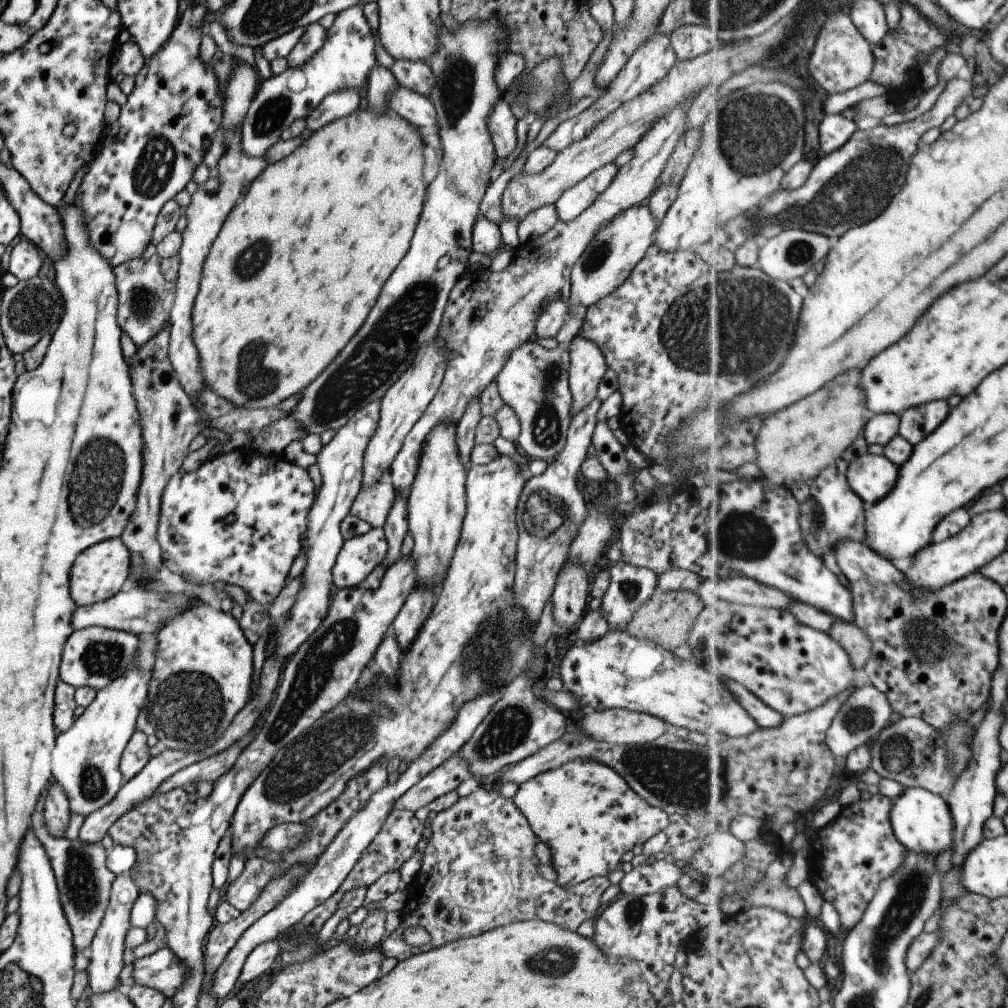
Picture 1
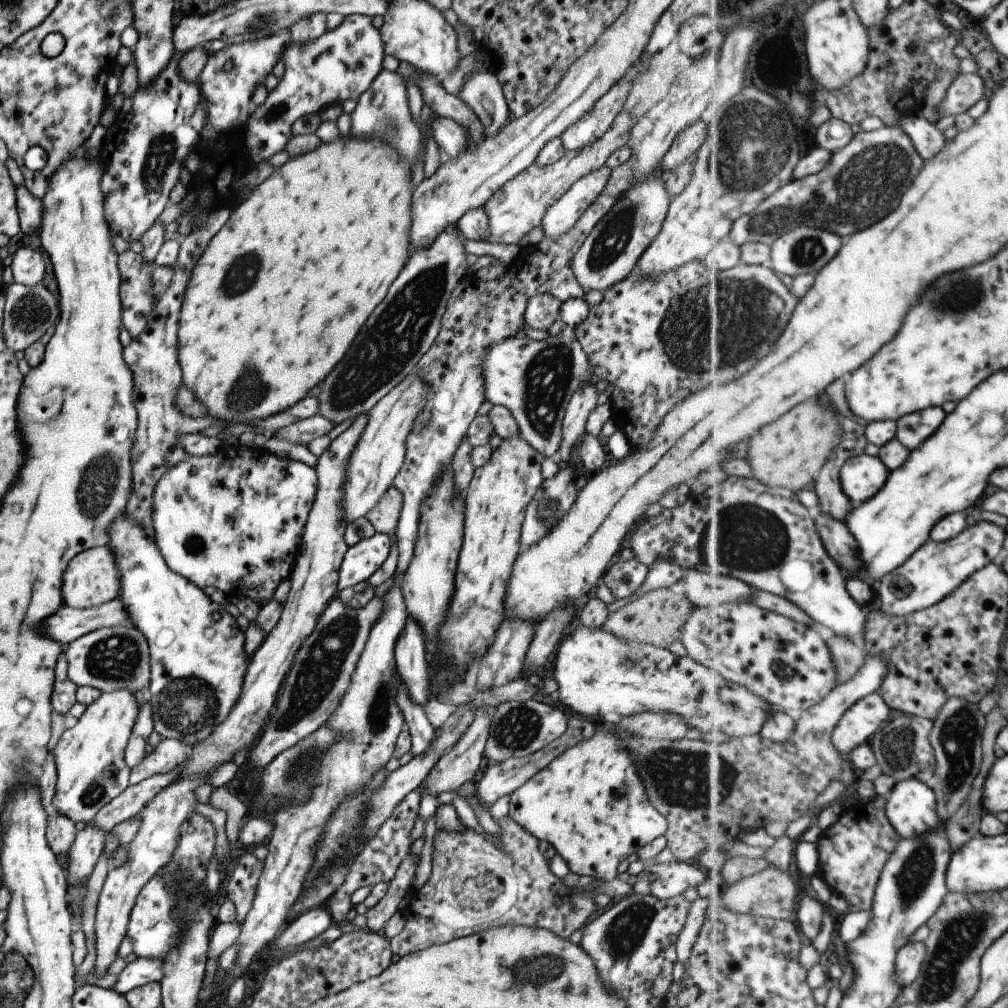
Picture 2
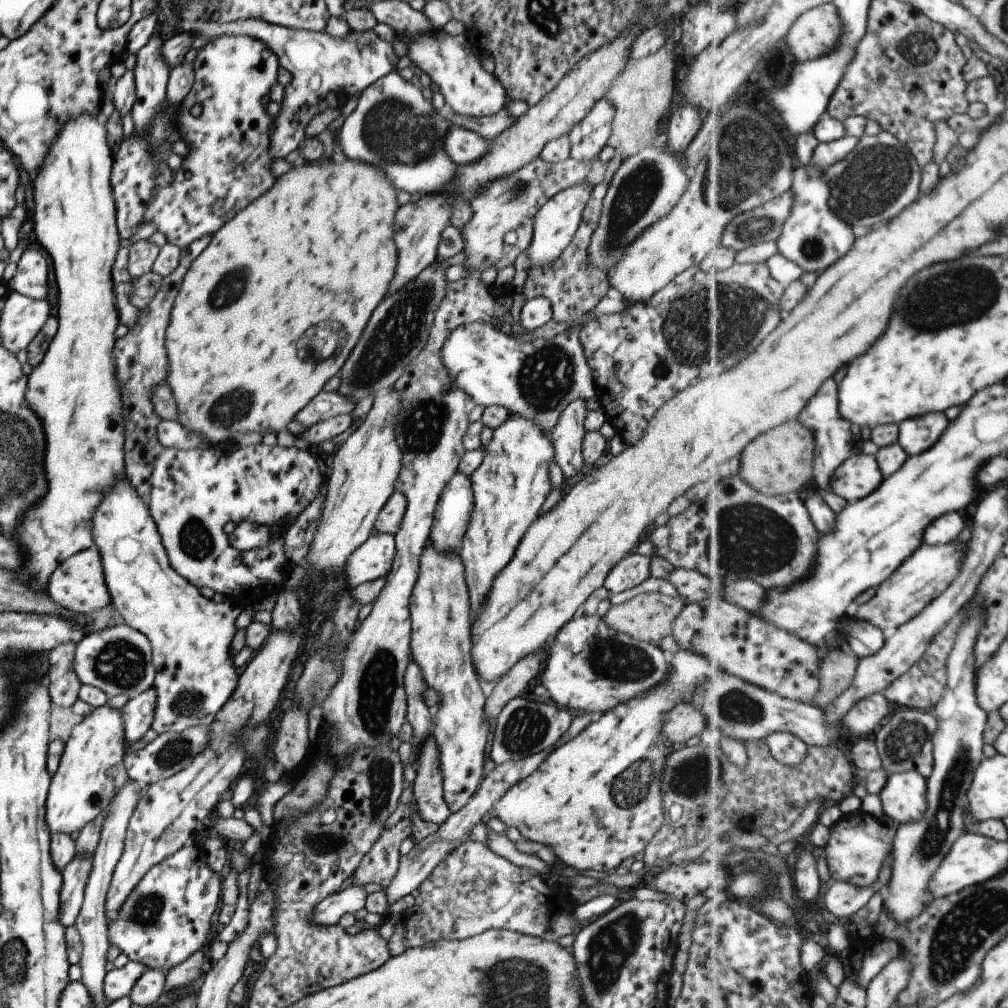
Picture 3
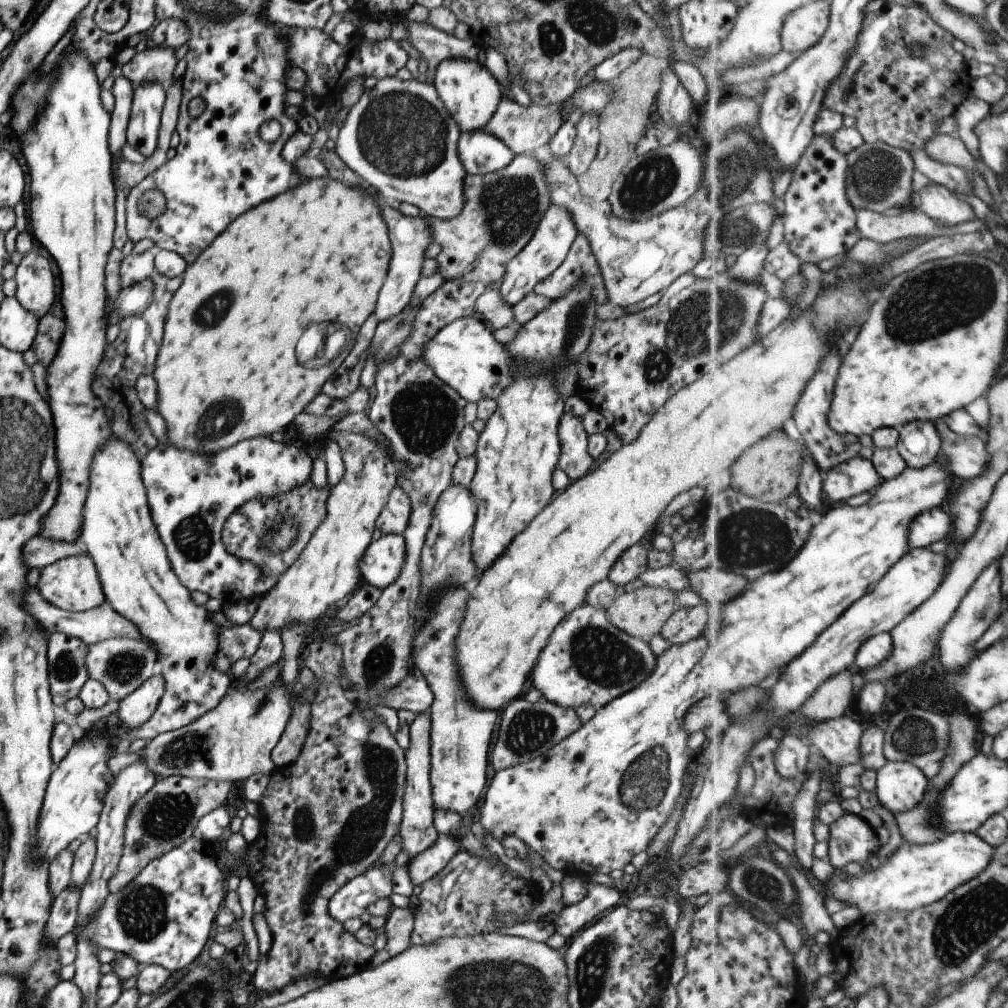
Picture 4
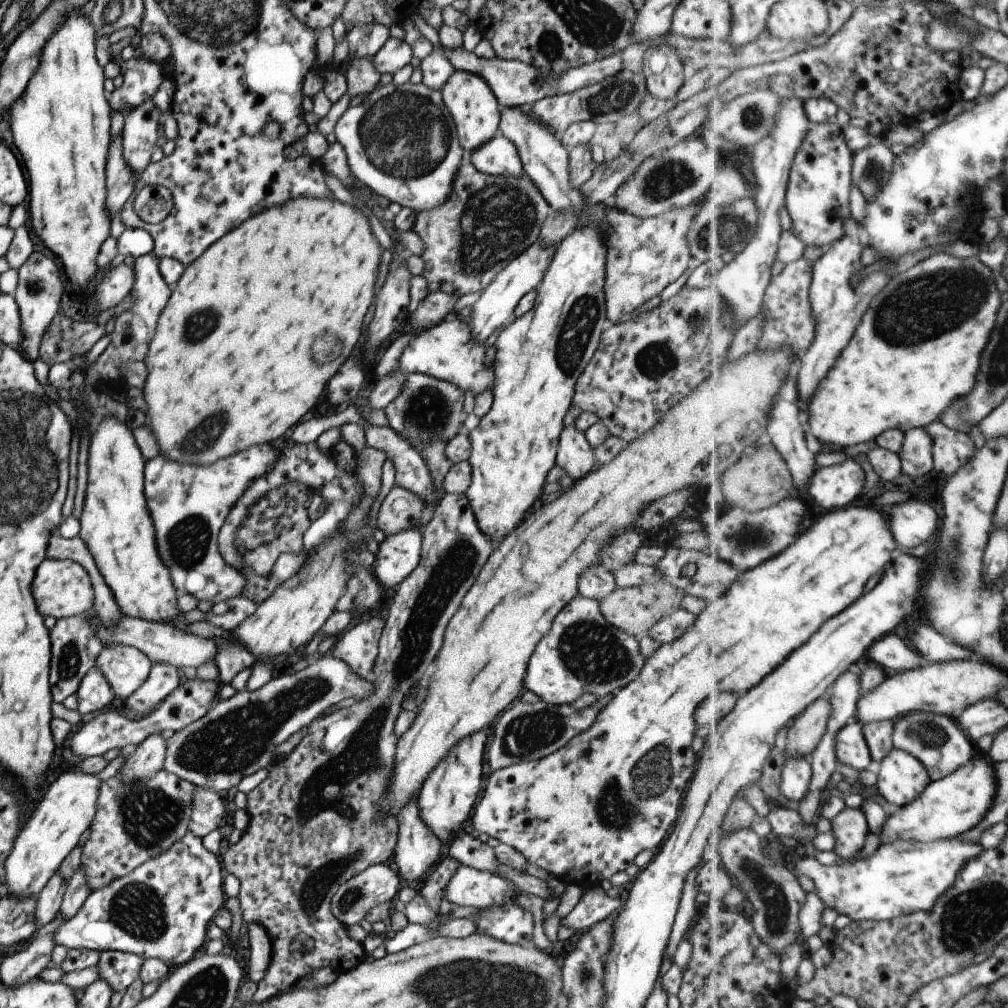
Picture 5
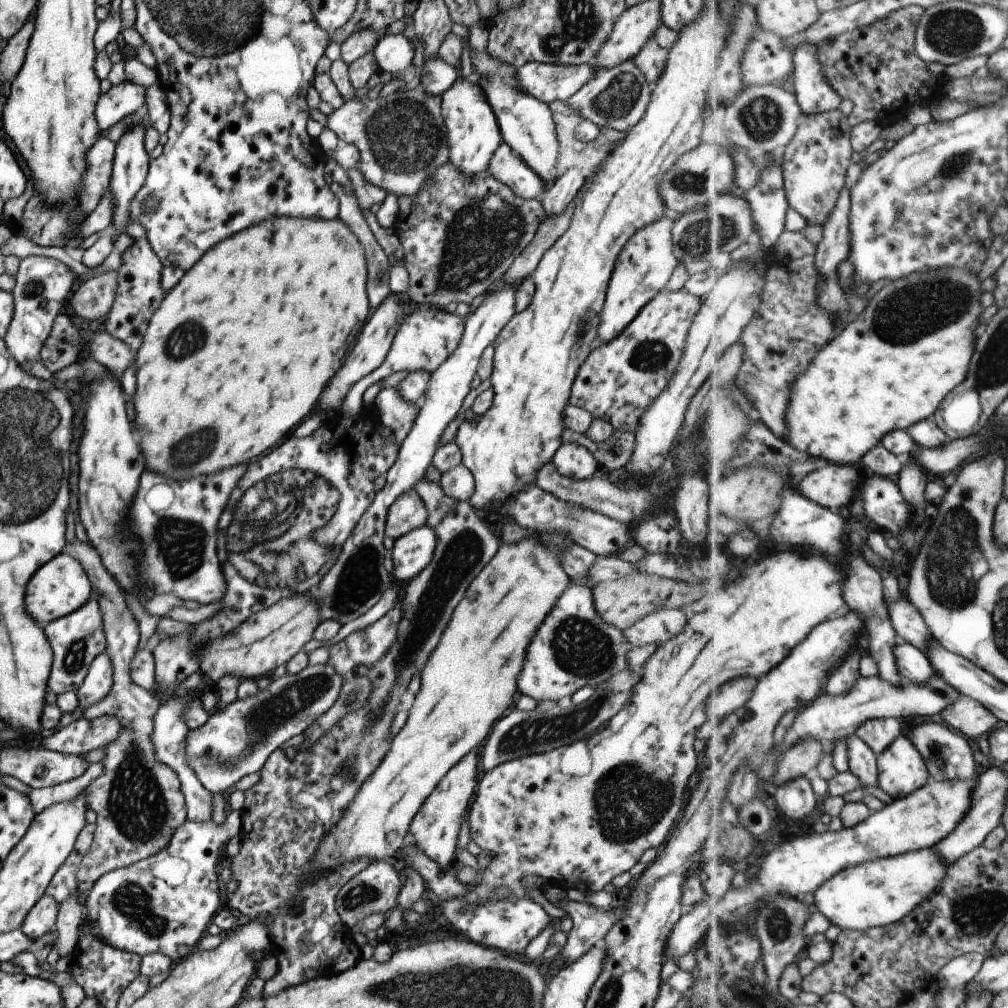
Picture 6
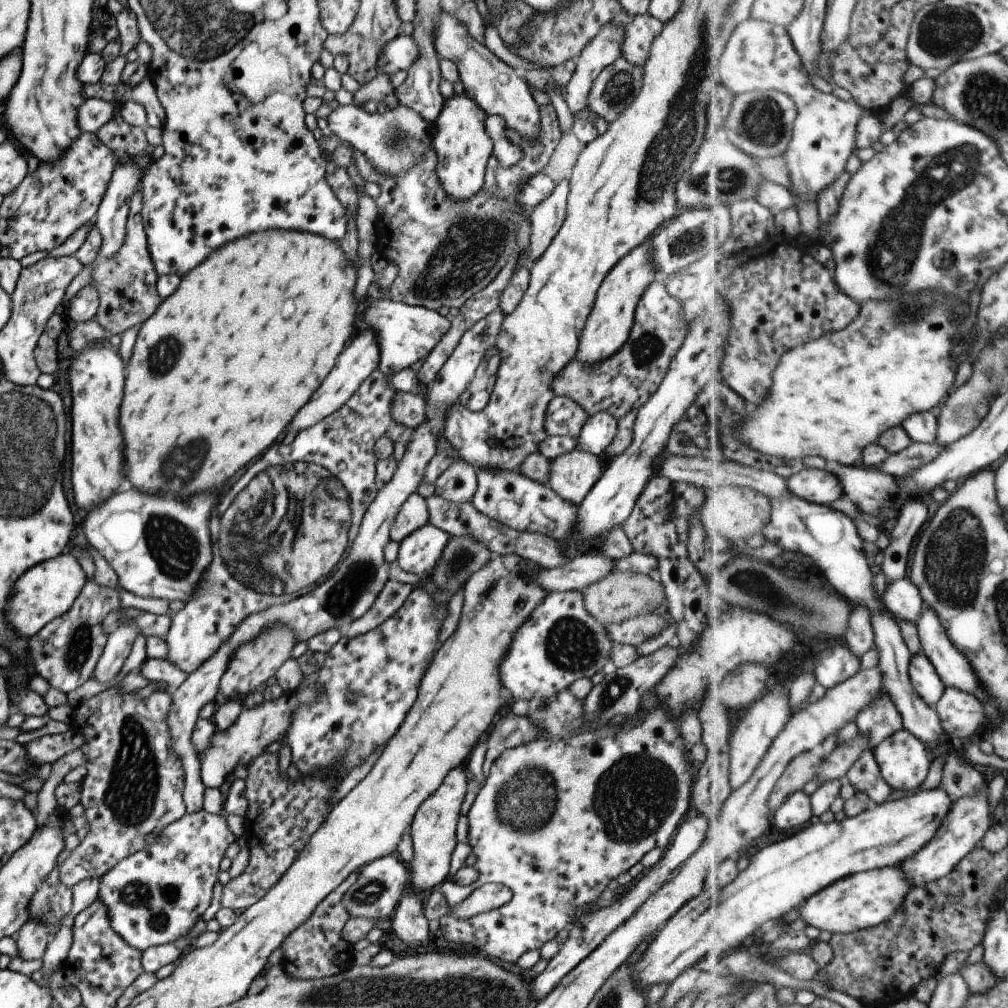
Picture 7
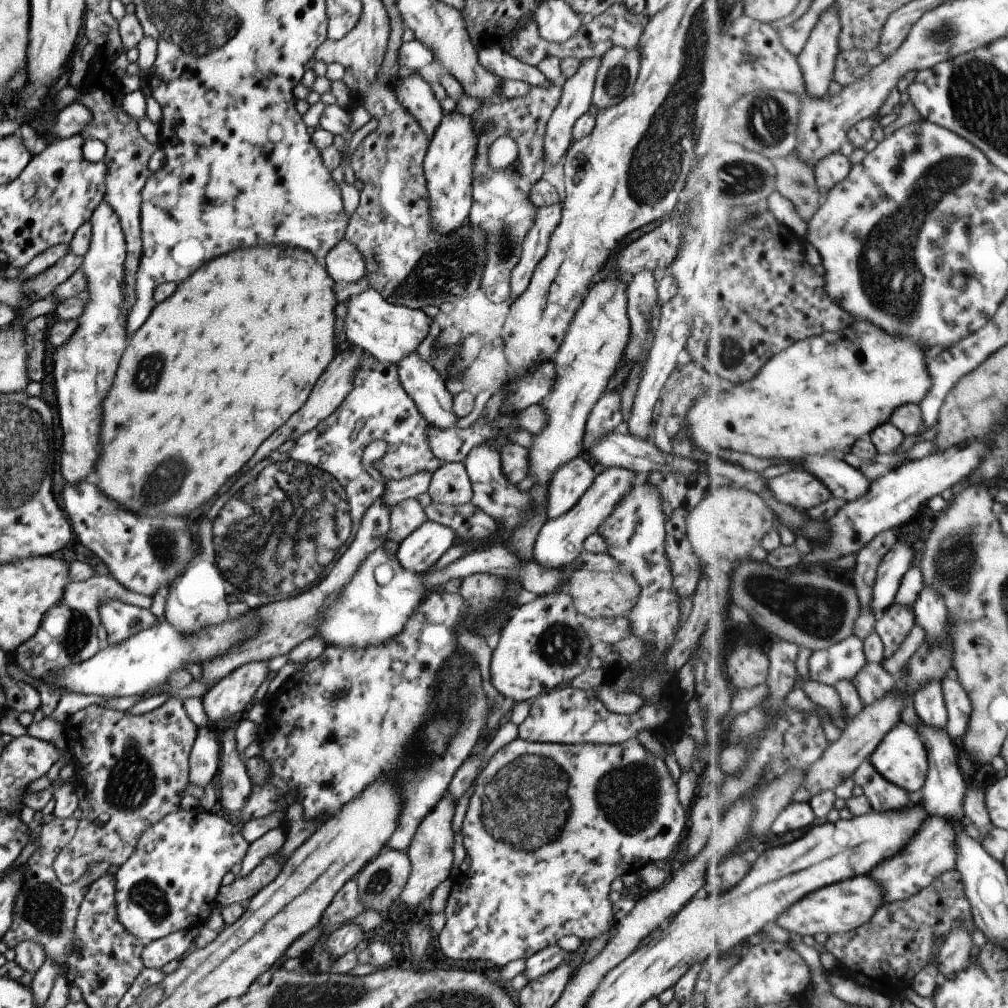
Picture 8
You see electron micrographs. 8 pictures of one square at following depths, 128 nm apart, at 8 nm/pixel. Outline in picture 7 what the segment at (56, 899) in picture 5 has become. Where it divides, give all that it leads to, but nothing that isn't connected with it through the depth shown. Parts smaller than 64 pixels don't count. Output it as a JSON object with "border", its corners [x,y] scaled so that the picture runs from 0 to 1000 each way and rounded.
{"border":[[[39,913],[25,915],[19,924],[14,928],[14,934],[17,937],[19,949],[23,952],[34,952],[42,950],[47,934],[48,919],[41,917]]]}

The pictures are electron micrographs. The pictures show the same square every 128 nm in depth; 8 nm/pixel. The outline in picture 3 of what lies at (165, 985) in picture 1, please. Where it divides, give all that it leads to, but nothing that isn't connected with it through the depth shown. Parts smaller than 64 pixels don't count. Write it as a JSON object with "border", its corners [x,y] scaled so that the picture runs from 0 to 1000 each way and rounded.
{"border":[[[128,953],[122,960],[116,960],[106,964],[102,972],[102,987],[106,995],[127,989],[134,974],[147,961],[139,955]]]}

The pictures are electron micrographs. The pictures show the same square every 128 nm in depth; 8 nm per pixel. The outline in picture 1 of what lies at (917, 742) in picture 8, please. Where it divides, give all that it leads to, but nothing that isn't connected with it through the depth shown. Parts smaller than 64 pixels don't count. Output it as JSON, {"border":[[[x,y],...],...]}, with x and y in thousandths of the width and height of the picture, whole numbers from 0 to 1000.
{"border":[[[901,781],[887,796],[885,818],[890,831],[902,845],[929,850],[946,839],[948,815],[938,791],[926,788],[917,782]]]}

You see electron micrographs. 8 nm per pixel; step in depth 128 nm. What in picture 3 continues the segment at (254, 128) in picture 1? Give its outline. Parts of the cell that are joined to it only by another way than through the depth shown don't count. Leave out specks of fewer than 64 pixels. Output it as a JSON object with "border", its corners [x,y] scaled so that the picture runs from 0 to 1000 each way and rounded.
{"border":[[[164,6],[162,12],[164,24],[177,31],[186,31],[194,37],[213,36],[249,36],[257,38],[276,59],[277,66],[289,73],[287,83],[283,85],[281,97],[277,101],[277,113],[271,117],[267,127],[267,155],[271,158],[283,158],[285,153],[294,150],[301,141],[303,123],[311,113],[325,106],[340,106],[339,102],[346,95],[355,96],[358,91],[376,77],[393,69],[396,52],[390,44],[375,38],[369,30],[360,32],[347,31],[338,38],[330,38],[321,31],[305,31],[266,24],[247,18],[224,23],[195,20],[187,25],[175,16],[173,11]]]}

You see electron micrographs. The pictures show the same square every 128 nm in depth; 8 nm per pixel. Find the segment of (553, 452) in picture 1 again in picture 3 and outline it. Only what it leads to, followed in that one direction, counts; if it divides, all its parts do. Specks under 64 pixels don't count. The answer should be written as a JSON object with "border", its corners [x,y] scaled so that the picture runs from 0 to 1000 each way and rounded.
{"border":[[[576,319],[549,335],[517,339],[485,321],[459,321],[441,335],[438,363],[469,401],[497,403],[504,411],[527,415],[544,431],[566,399],[590,394],[590,383],[572,335],[575,326]]]}

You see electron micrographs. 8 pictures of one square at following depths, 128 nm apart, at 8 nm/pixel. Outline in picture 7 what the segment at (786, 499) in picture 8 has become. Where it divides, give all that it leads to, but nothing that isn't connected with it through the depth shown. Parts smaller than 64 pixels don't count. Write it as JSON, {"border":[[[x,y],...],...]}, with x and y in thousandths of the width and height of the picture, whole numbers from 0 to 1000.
{"border":[[[799,465],[781,474],[781,482],[791,493],[807,500],[824,502],[836,492],[836,480],[822,465]]]}

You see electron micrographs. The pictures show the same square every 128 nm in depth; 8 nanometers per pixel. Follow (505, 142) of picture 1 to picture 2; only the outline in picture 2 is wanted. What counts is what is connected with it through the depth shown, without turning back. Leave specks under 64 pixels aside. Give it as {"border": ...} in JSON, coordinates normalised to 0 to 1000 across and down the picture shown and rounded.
{"border":[[[473,69],[461,76],[451,95],[473,115],[482,136],[493,133],[505,118],[496,84],[485,70]]]}

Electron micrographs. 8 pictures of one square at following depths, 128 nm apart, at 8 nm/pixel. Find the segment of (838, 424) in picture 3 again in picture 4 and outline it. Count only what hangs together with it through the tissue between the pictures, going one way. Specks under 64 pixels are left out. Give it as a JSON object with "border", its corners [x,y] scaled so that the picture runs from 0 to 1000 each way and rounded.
{"border":[[[828,351],[826,355],[822,355],[822,359],[818,359],[818,363],[814,363],[814,371],[811,371],[811,375],[807,375],[807,379],[803,379],[803,383],[799,385],[799,395],[795,395],[795,399],[791,401],[791,411],[789,411],[791,425],[797,429],[797,435],[799,435],[797,439],[816,469],[823,467],[831,460],[852,452],[852,448],[856,444],[850,439],[847,433],[828,429],[820,417],[820,409],[824,407],[824,399],[826,399],[826,387],[828,387],[832,363],[834,363],[832,351]]]}

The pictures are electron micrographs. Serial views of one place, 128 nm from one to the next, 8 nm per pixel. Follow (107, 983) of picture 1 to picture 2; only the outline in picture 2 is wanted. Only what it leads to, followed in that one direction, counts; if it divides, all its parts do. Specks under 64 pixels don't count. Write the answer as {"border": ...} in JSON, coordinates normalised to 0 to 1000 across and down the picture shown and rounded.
{"border":[[[356,411],[343,427],[328,437],[328,440],[314,453],[313,467],[314,470],[314,488],[303,521],[300,525],[299,539],[287,567],[288,585],[285,595],[267,629],[262,631],[255,646],[246,653],[245,664],[239,679],[239,688],[225,712],[215,718],[205,732],[195,734],[189,740],[187,752],[180,761],[178,772],[158,784],[138,806],[138,822],[131,833],[126,835],[124,855],[116,861],[108,861],[102,881],[98,885],[96,902],[94,903],[94,956],[90,965],[94,970],[101,970],[106,964],[106,958],[116,951],[116,940],[124,930],[124,921],[128,905],[134,896],[134,891],[142,877],[157,867],[168,855],[174,839],[178,837],[180,818],[193,806],[193,784],[196,780],[205,778],[209,766],[213,766],[219,758],[232,756],[232,749],[238,743],[247,741],[253,730],[259,726],[261,717],[275,694],[280,677],[282,676],[295,645],[301,635],[309,629],[316,609],[324,599],[335,589],[334,575],[339,553],[345,544],[342,541],[340,528],[342,514],[338,504],[342,464],[346,452],[364,421],[363,411]]]}

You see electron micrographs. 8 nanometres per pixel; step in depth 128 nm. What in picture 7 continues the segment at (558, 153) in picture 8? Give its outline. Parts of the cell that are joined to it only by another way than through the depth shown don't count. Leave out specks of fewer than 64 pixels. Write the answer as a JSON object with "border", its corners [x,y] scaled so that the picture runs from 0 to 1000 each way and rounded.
{"border":[[[599,25],[592,35],[578,46],[571,57],[570,67],[564,81],[558,88],[560,101],[564,113],[582,108],[584,87],[594,71],[606,63],[610,58],[616,57],[616,42],[618,42],[618,26]]]}

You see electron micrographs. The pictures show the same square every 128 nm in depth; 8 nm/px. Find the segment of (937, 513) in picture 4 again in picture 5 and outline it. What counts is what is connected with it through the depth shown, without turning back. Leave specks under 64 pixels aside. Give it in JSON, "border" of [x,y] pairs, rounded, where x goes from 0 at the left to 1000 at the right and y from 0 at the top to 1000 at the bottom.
{"border":[[[902,498],[890,500],[886,506],[886,526],[890,526],[890,538],[900,544],[914,542],[920,538],[932,522],[932,512],[924,500],[918,498]]]}

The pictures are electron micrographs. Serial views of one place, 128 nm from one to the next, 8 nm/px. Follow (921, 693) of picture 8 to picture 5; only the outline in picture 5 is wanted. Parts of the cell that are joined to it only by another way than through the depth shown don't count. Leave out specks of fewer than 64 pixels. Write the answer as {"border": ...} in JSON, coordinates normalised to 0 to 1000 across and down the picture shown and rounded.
{"border":[[[882,628],[868,636],[860,647],[860,653],[877,664],[888,666],[903,666],[919,658],[910,644],[904,645],[888,628]]]}

